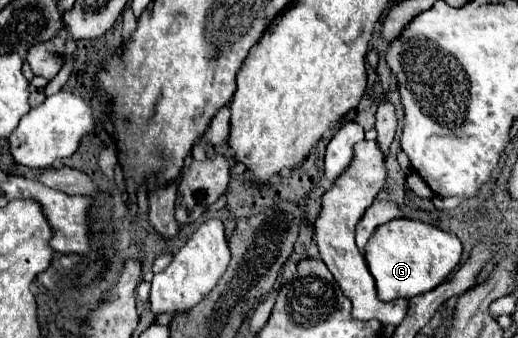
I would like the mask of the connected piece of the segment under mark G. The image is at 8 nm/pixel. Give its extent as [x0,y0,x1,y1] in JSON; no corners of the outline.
[364,219,462,301]

